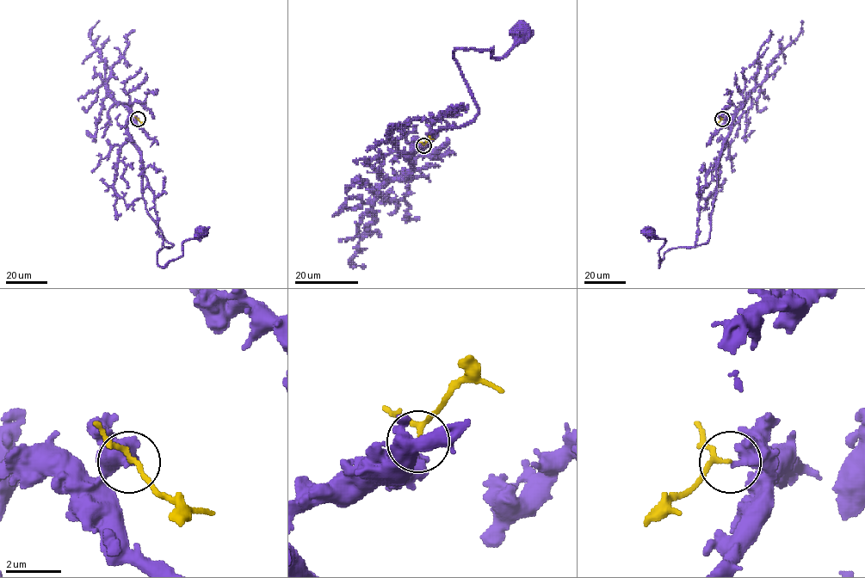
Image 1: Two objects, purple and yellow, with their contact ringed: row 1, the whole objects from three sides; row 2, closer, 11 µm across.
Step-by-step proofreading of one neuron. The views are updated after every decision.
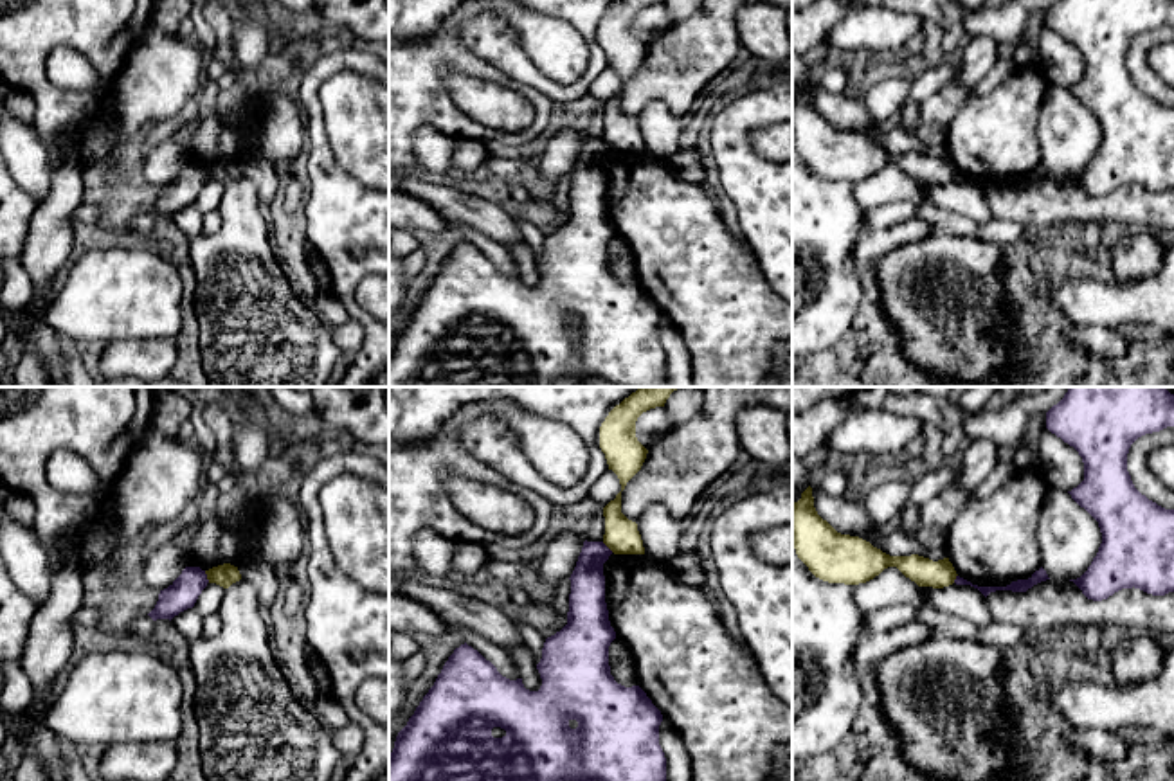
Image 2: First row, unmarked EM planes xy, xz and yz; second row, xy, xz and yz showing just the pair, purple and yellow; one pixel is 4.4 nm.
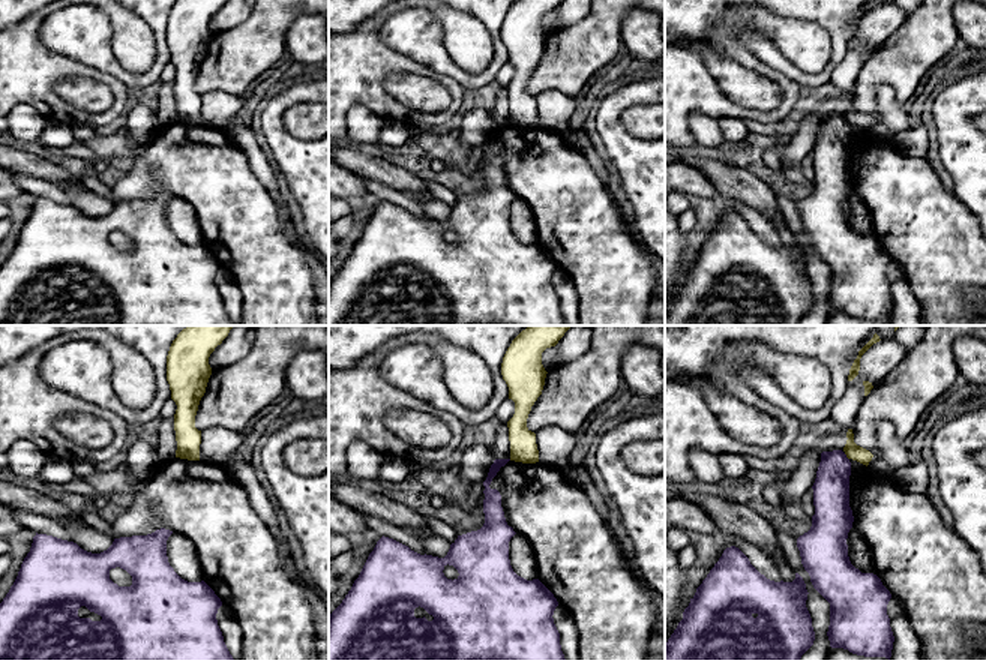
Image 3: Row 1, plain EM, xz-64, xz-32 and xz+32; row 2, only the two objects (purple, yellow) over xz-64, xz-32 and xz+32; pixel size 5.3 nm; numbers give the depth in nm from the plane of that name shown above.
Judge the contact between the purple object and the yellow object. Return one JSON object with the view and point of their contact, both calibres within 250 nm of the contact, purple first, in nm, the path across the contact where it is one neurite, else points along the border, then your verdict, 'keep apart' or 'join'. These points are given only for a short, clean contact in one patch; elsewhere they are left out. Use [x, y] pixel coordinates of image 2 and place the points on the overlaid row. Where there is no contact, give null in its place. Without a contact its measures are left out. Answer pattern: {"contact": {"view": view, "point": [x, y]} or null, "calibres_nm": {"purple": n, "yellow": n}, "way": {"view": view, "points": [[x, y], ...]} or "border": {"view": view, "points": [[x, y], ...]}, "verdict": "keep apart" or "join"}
{"contact": {"view": "xy", "point": [206, 576]}, "calibres_nm": {"purple": 140, "yellow": 100}, "border": {"view": "xy", "points": [[204, 571], [209, 582]]}, "verdict": "keep apart"}

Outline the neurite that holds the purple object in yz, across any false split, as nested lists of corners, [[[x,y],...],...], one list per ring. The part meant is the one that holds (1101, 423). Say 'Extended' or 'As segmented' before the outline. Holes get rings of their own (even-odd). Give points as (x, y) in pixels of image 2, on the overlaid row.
As segmented. [[[1068,387],[1064,398],[1046,412],[1046,428],[1073,446],[1084,462],[1084,480],[1068,493],[1098,522],[1102,533],[1102,543],[1088,570],[1070,579],[1088,599],[1102,601],[1133,587],[1152,596],[1174,592],[1174,509],[1165,509],[1142,495],[1127,471],[1131,444],[1167,426],[1174,426],[1174,394],[1165,387]]]

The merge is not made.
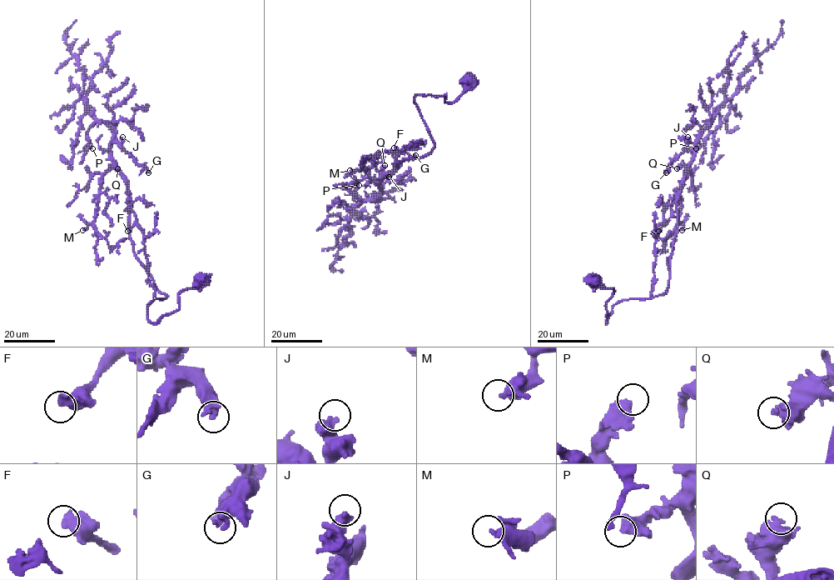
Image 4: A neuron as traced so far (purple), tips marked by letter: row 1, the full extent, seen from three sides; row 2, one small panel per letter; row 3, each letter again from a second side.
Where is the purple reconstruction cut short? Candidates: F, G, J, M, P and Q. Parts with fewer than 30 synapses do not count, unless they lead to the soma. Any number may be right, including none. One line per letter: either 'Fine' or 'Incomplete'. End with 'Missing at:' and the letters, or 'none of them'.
F: Fine
G: Fine
J: Fine
M: Fine
P: Fine
Q: Incomplete
Missing at: Q

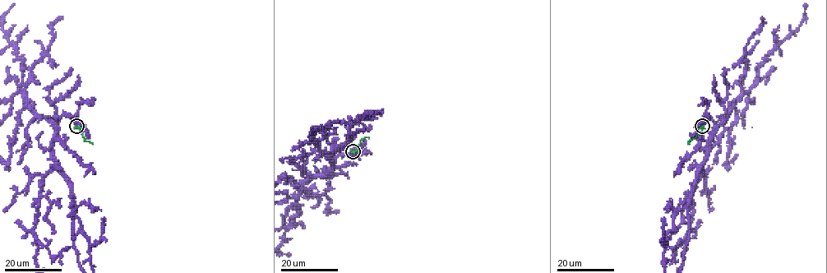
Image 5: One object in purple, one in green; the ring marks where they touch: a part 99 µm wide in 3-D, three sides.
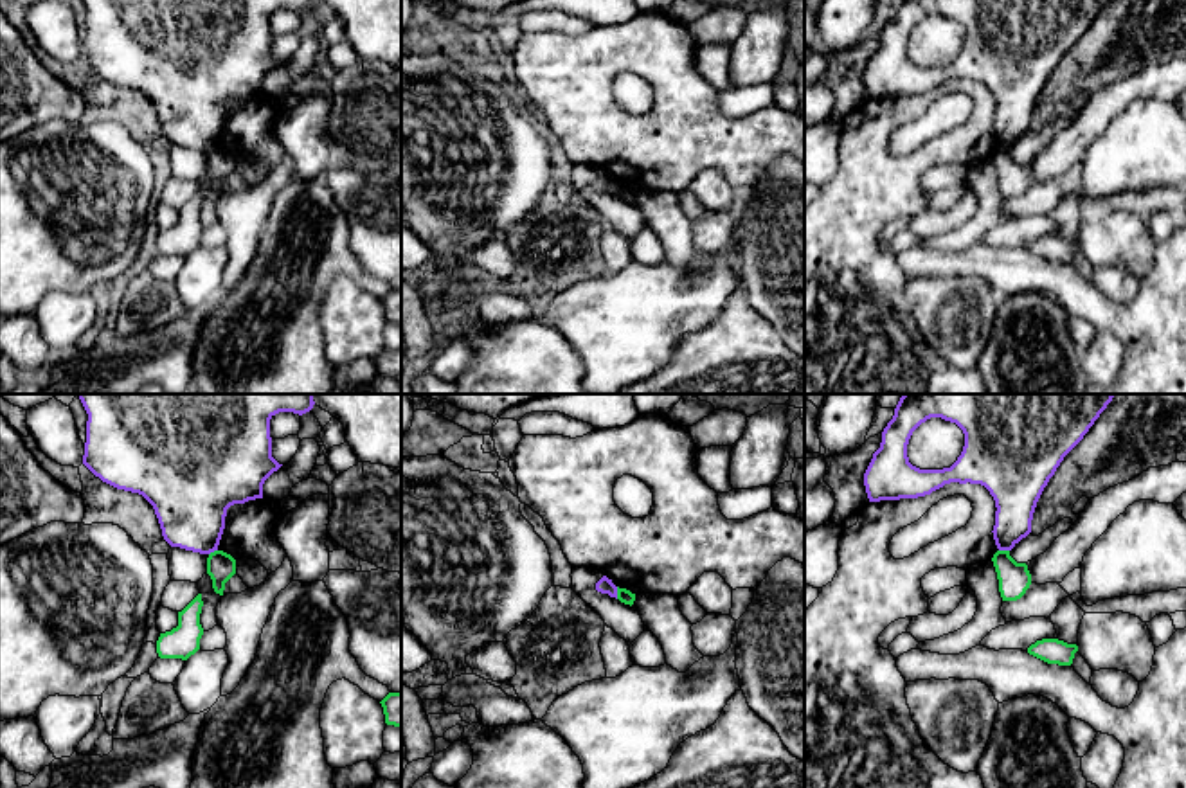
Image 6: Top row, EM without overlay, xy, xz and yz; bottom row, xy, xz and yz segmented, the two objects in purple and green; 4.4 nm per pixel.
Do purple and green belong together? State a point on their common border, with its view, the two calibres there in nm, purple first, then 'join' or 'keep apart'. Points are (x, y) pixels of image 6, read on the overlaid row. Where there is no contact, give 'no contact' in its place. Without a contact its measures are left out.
contact xz (616, 592); calibres 70 and 70 nm; keep apart

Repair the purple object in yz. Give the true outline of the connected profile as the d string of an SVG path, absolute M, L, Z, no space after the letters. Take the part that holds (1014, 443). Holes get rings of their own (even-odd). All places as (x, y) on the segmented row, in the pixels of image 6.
M903 394L893 419L882 432L880 448L864 473L869 502L918 498L950 482L981 484L995 500L993 540L999 551L1011 551L1031 533L1037 502L1064 457L1083 439L1116 394ZM930 417L956 423L965 434L965 446L957 461L943 470L920 470L909 462L907 444L912 432Z

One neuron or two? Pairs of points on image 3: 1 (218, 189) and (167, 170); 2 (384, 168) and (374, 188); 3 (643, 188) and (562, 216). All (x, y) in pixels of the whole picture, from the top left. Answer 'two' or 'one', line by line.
1: one
2: two
3: two

